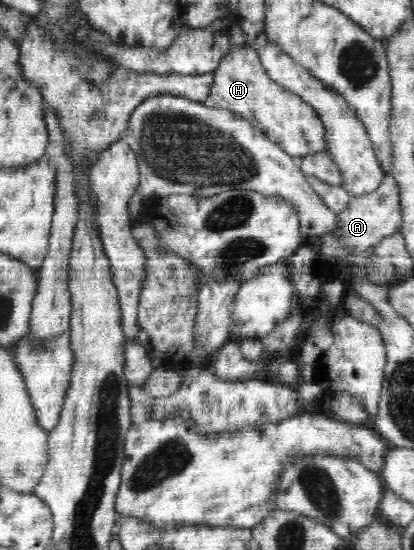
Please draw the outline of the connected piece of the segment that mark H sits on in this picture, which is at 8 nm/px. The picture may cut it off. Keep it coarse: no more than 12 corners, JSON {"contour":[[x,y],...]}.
{"contour":[[231,48],[210,105],[293,156],[325,150],[311,105],[269,79],[259,53]]}

